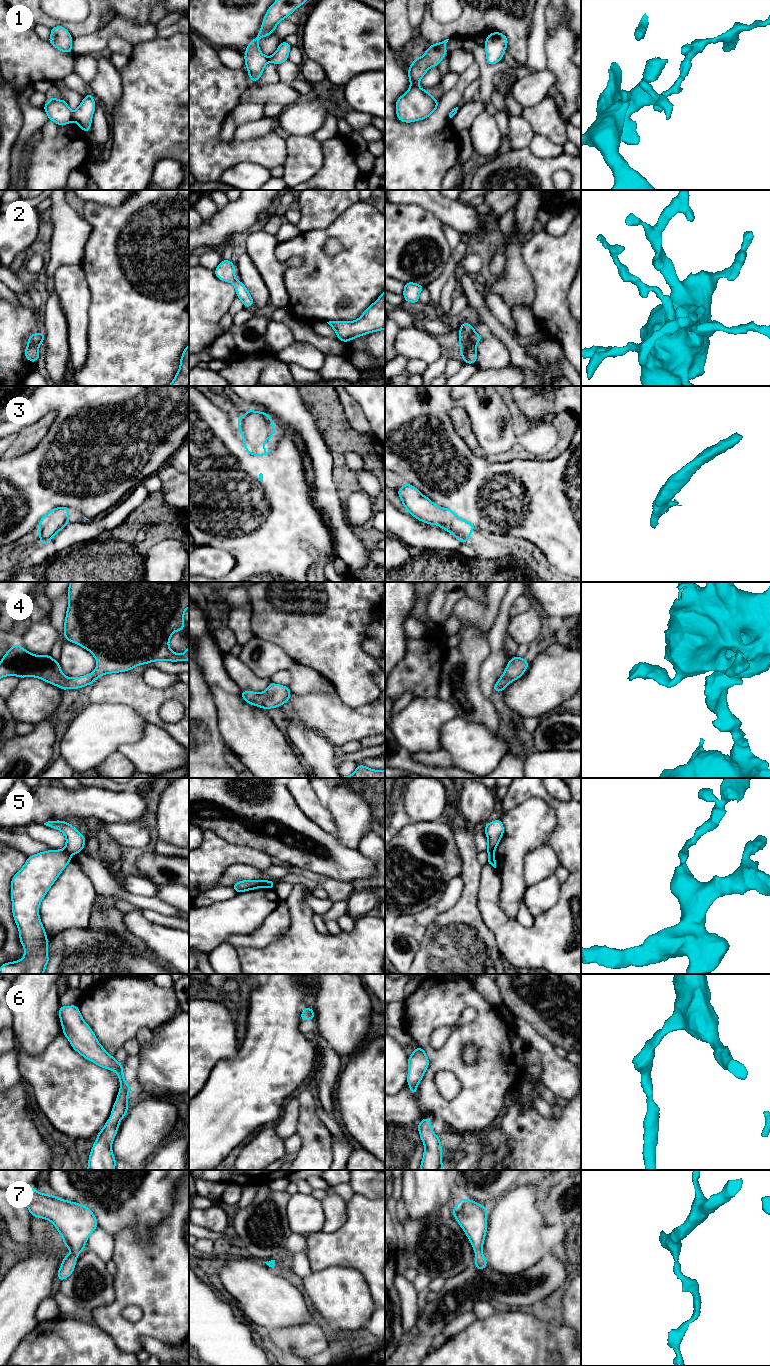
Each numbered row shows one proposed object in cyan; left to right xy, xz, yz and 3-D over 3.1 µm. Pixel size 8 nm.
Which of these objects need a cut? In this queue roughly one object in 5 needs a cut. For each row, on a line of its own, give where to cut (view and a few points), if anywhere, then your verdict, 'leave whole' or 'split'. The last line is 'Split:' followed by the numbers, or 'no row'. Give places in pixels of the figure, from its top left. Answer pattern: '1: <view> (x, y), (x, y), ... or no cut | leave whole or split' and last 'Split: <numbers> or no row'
1: xy (72, 112), (73, 119) | split
2: no cut | leave whole
3: no cut | leave whole
4: no cut | leave whole
5: xy (64, 848), (70, 855) | split
6: no cut | leave whole
7: no cut | leave whole
Split: 1, 5

